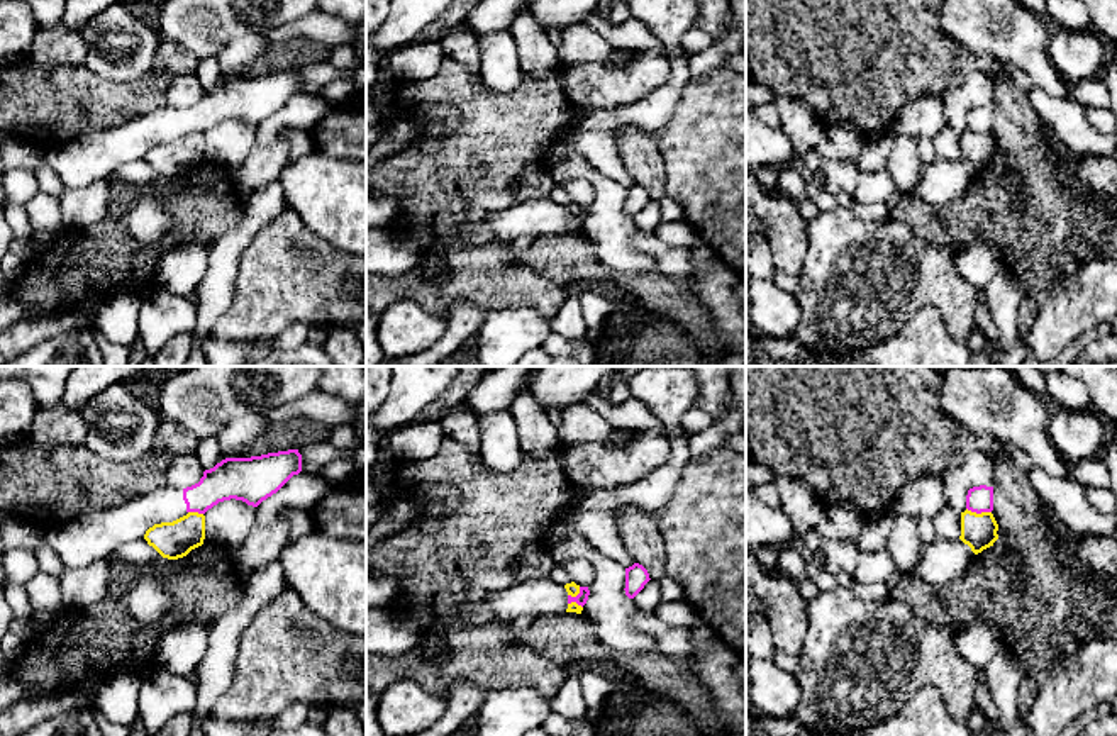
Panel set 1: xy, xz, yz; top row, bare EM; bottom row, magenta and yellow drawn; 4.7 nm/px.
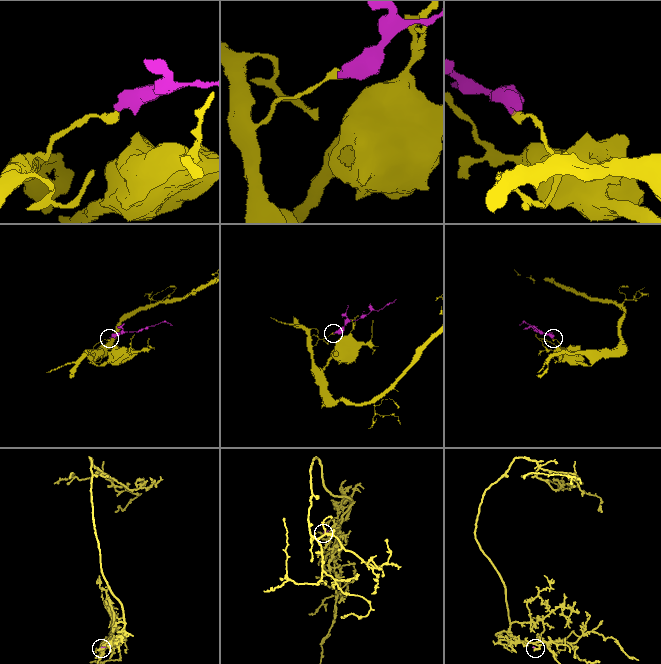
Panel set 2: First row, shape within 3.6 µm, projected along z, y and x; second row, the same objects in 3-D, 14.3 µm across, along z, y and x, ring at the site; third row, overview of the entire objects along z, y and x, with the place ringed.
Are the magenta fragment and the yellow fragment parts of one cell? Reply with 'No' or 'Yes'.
No

